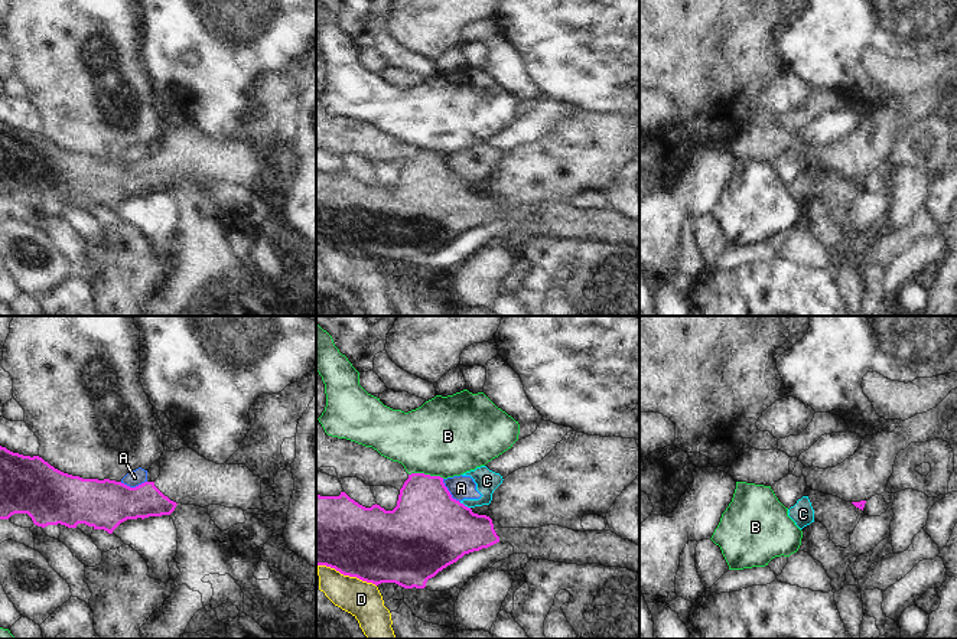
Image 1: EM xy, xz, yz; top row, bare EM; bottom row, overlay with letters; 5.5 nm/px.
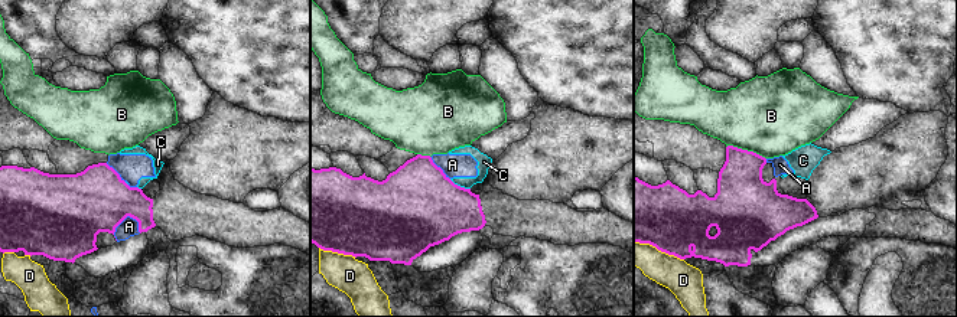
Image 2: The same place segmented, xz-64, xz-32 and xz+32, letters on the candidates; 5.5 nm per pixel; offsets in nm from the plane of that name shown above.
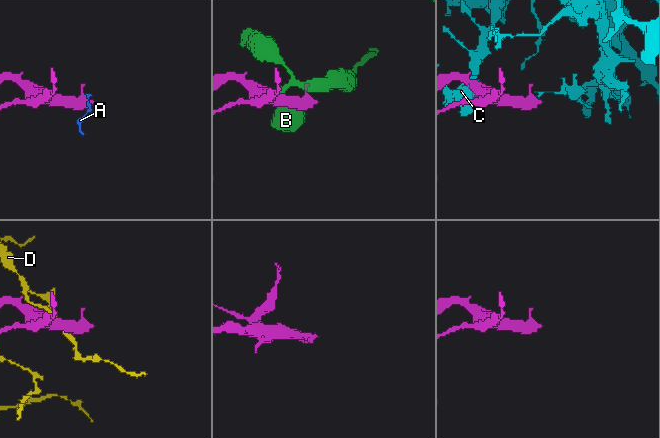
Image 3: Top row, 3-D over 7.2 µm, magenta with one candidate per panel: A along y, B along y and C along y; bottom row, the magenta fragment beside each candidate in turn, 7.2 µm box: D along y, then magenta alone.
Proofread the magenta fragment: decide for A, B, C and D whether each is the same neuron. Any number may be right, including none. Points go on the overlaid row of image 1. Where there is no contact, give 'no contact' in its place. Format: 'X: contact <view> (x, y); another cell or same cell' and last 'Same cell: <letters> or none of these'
A: contact xy (133, 488); another cell
B: contact xz (426, 475); another cell
C: contact xz (464, 505); another cell
D: contact xz (347, 574); another cell
Same cell: none of these

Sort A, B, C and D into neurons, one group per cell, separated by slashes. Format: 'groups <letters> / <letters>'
groups A C / B / D

